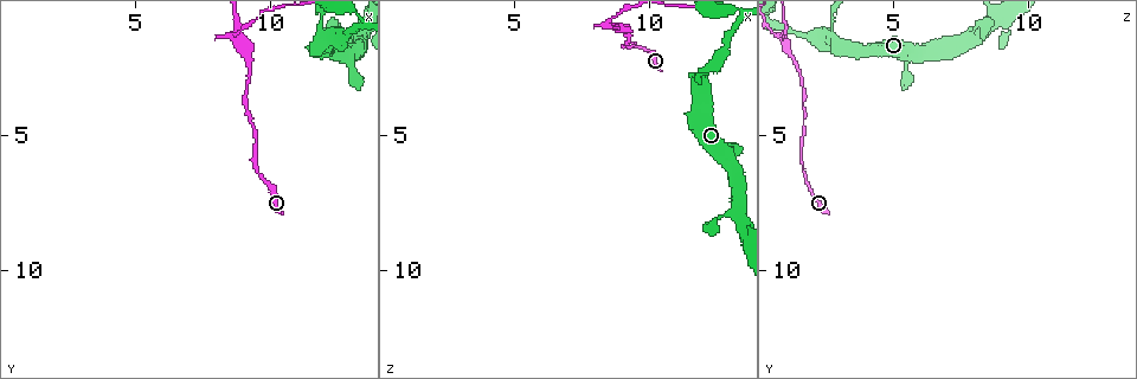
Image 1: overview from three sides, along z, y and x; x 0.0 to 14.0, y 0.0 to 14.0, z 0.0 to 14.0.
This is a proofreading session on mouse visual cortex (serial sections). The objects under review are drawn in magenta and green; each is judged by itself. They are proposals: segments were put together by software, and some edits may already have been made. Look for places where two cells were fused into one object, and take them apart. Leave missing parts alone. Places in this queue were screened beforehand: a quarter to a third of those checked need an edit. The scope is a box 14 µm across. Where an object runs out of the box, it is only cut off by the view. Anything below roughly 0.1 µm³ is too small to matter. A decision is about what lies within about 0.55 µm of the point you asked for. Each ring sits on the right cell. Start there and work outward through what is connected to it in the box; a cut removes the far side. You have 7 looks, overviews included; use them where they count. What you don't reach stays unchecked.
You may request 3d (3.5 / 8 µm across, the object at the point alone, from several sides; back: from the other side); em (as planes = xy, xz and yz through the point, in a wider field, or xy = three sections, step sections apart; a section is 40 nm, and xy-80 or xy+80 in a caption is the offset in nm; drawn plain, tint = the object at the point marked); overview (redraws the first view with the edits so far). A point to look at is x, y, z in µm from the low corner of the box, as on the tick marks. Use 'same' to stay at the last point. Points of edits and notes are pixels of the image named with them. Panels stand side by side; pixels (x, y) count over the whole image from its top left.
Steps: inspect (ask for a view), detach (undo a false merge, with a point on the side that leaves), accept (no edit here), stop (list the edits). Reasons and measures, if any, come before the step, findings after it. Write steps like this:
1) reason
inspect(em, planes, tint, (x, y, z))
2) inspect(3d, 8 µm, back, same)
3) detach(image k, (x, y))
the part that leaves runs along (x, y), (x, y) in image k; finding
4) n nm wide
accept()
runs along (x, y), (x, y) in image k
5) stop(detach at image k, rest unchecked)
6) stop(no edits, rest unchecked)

a narrow waist
inspect(3d, 3.5 µm, (9.2, 4.6, 1.7))

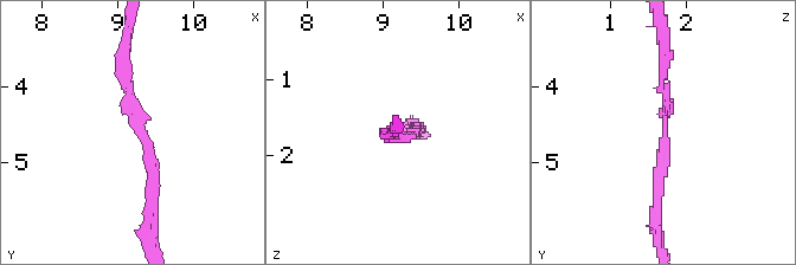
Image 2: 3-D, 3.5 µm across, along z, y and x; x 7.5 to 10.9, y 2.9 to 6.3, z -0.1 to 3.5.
now the EM
inspect(em, xy, step 1, tint, (9.30, 4.50, 1.70))

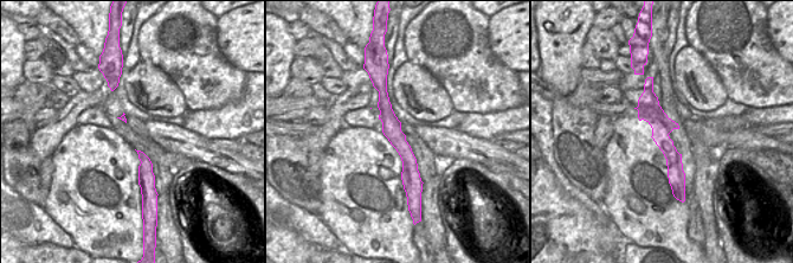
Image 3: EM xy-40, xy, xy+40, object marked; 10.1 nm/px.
190 nm wide
accept()
runs along (153, 200), (124, 51) in image 2; all the same cell

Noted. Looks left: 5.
small branch off a trunk
inspect(3d, 3.5 µm, (11.9, 1.4, 2.7))

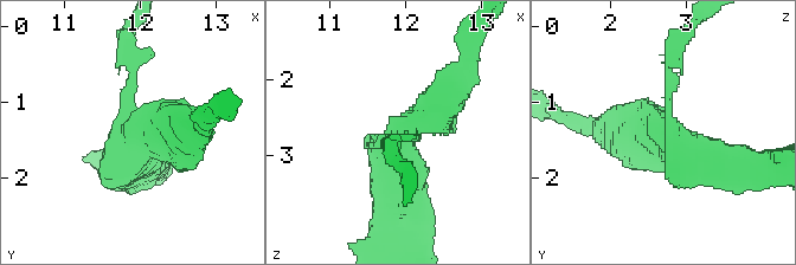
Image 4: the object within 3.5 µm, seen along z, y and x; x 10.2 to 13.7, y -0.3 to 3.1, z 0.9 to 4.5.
3 arms; arms of 150, 500, 600 nm; shape alone is not enough
inspect(em, xy, step 3, tint, (11.95, 1.45, 2.75))

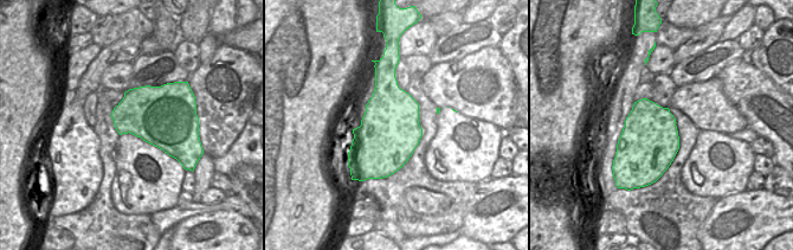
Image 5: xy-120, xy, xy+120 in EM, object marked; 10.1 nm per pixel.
another direction
inspect(em, xy, step 2, tint, same)

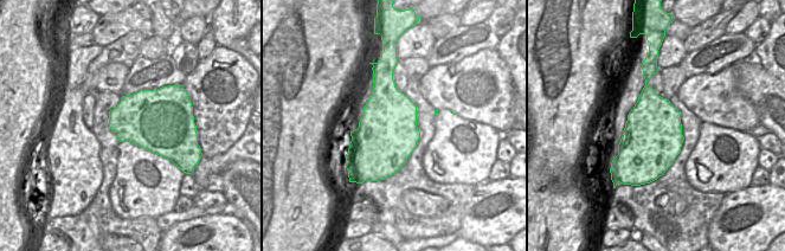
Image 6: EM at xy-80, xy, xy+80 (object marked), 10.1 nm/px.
600 nm wide
detach(image 4, (450, 129))
the part that leaves runs along (403, 133), (462, 81), (473, 44) in image 4; two cells meet here

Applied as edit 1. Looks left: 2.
stop(detach at image 4, rest unchecked)

